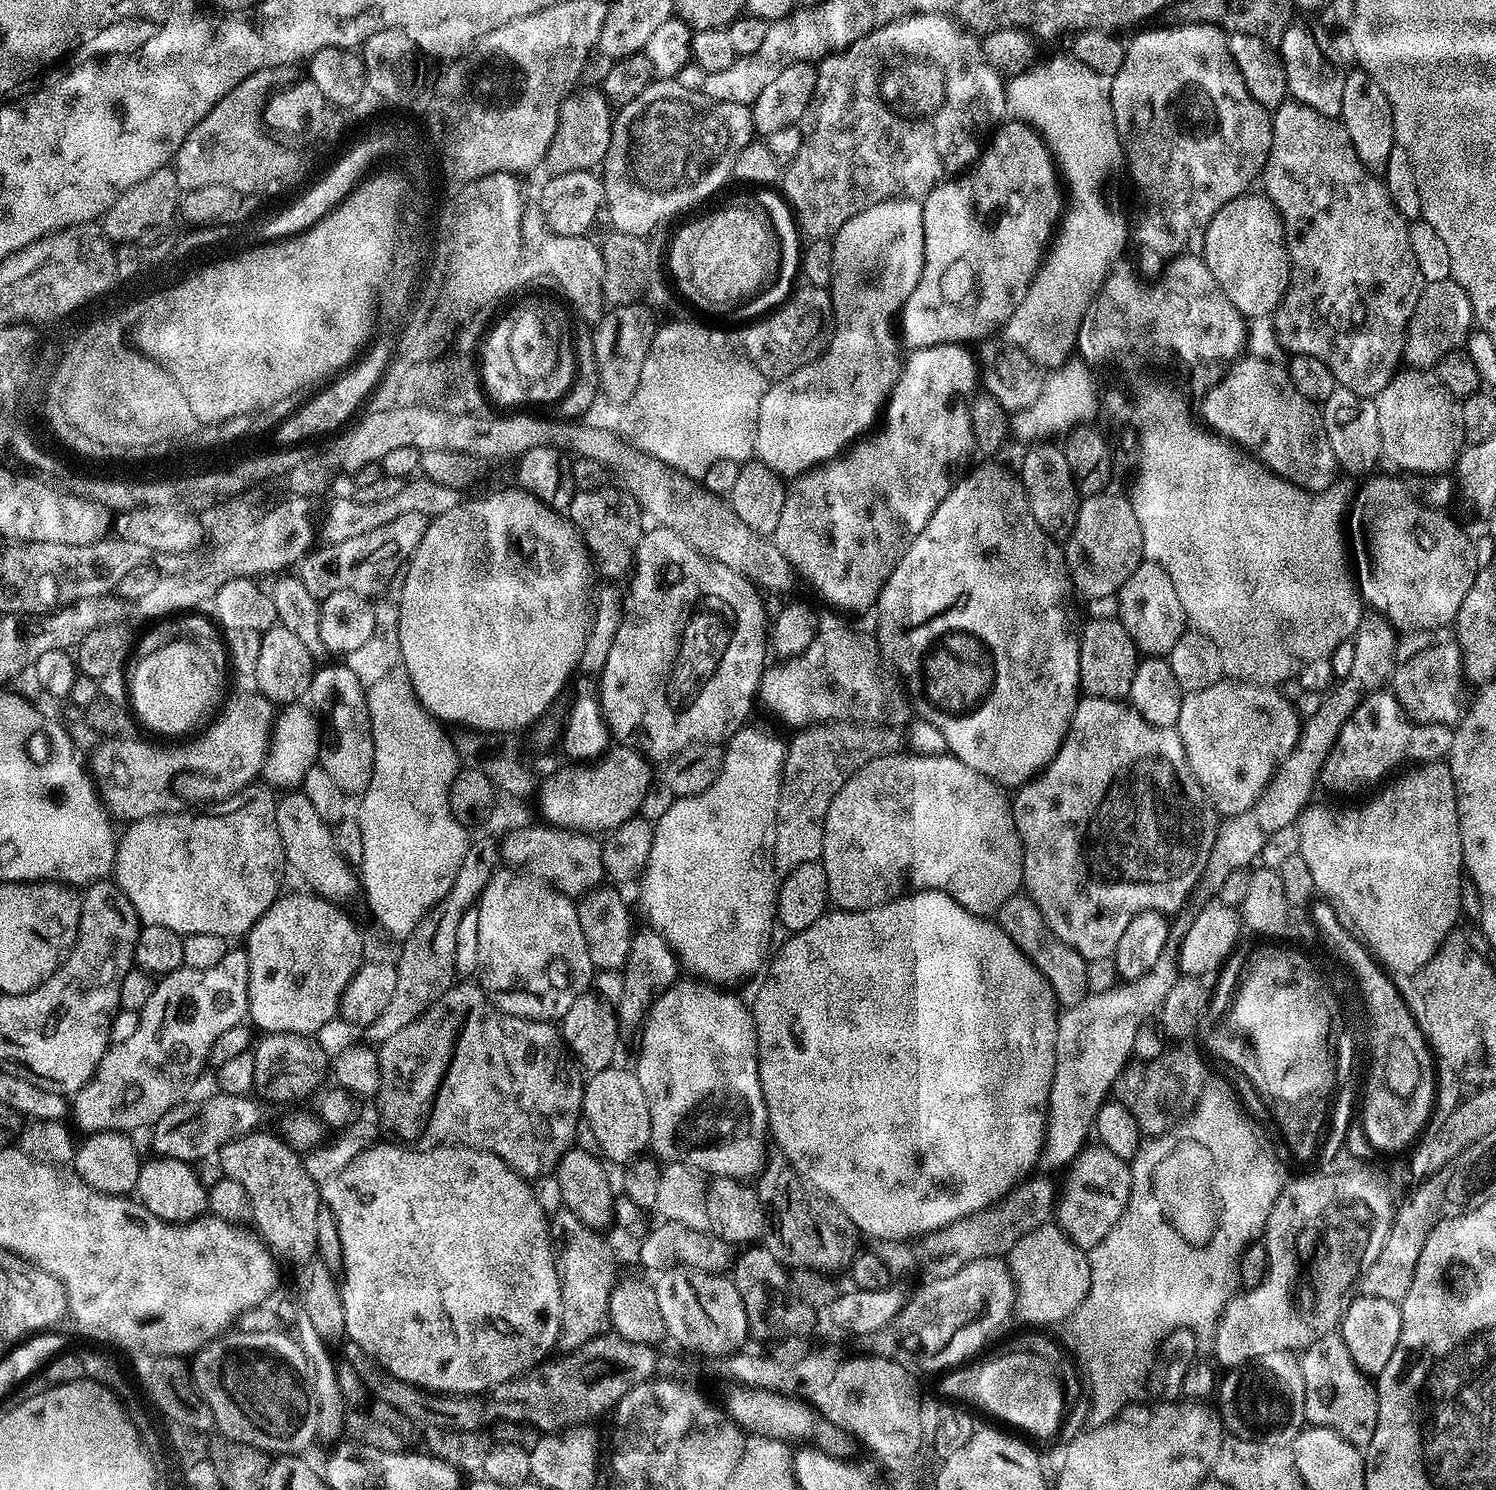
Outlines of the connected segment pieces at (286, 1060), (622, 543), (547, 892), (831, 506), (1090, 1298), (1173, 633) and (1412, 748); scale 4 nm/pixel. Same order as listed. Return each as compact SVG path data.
M289 1032L261 1035L254 1048L255 1095L261 1101L273 1100L276 1104L306 1099L330 1072L330 1056L328 1060L323 1046L316 1040L319 1039Z
M607 486L579 492L568 503L566 516L580 533L595 571L597 568L608 579L605 581L616 582L612 580L629 575L632 561L636 559L636 547L646 531L646 520L641 513L640 503L632 497L631 491L619 492L614 486Z
M501 866L496 869L490 882L486 882L475 907L478 910L478 966L476 972L478 973L478 983L484 993L488 995L489 1000L499 1011L511 1016L522 1016L526 1020L543 1020L545 1022L559 1021L573 1005L574 1000L589 991L588 983L591 982L592 975L594 975L594 969L590 962L590 950L586 950L586 937L582 934L582 925L578 923L578 910L573 897L562 895L545 881L535 879L523 871Z
M962 344L913 347L912 353L909 356L907 353L906 359L903 361L900 378L895 388L892 389L892 395L886 405L888 429L884 432L884 440L878 441L877 444L868 444L865 448L858 449L857 452L849 451L839 462L829 462L797 477L787 489L788 497L782 506L778 526L772 531L770 539L790 562L797 577L803 581L805 579L828 603L834 604L838 608L846 608L850 612L864 612L867 608L869 611L880 597L882 586L890 578L894 566L898 566L902 554L906 554L906 550L910 550L910 542L914 542L914 538L918 538L918 534L922 534L922 530L926 530L926 522L930 522L930 518L934 518L934 510L938 510L938 506L942 506L942 498L946 498L946 494L950 494L950 490L954 490L957 480L965 475L966 469L969 467L968 459L976 452L976 439L972 425L972 403L978 392L978 360L973 353L971 356L967 352L968 350Z
M1208 1086L1194 1111L1183 1123L1172 1128L1163 1136L1145 1139L1141 1143L1140 1149L1136 1151L1135 1158L1131 1160L1132 1189L1128 1199L1128 1209L1122 1214L1122 1218L1116 1223L1114 1230L1110 1230L1110 1234L1106 1234L1106 1238L1102 1238L1102 1242L1098 1242L1098 1246L1094 1246L1087 1253L1086 1291L1083 1293L1079 1310L1070 1320L1072 1332L1076 1335L1076 1352L1080 1355L1080 1364L1084 1367L1085 1378L1088 1379L1088 1396L1092 1399L1088 1404L1088 1412L1092 1415L1091 1423L1093 1425L1105 1424L1108 1420L1116 1419L1139 1397L1136 1395L1140 1391L1142 1393L1145 1391L1152 1361L1156 1359L1160 1343L1175 1328L1190 1328L1197 1334L1203 1334L1207 1328L1208 1331L1215 1329L1228 1301L1237 1291L1240 1253L1263 1233L1266 1222L1270 1218L1270 1210L1286 1183L1284 1168L1280 1165L1280 1160L1276 1157L1276 1152L1272 1149L1267 1134L1259 1126L1261 1125L1245 1111L1243 1104L1234 1095L1233 1089L1231 1092L1228 1088Z
M1144 559L1138 570L1134 570L1134 574L1130 574L1130 578L1126 578L1126 582L1120 587L1119 600L1120 625L1135 642L1137 653L1145 657L1167 657L1168 652L1174 650L1174 642L1178 642L1178 638L1182 638L1186 630L1182 601L1174 591L1174 582L1170 582L1170 574L1166 574L1162 566Z
M1391 690L1369 692L1350 714L1334 746L1326 754L1318 779L1319 787L1336 796L1356 796L1367 788L1375 789L1393 775L1391 772L1395 768L1428 766L1443 761L1452 748L1452 733L1453 729L1446 725L1413 721Z

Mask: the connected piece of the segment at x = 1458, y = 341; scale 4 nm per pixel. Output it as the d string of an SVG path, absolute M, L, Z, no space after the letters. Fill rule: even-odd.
M1451 279L1446 282L1430 282L1425 284L1420 291L1418 306L1414 306L1414 314L1408 323L1408 332L1404 336L1404 355L1403 363L1412 370L1432 370L1435 369L1436 363L1446 354L1459 352L1468 343L1469 336L1474 331L1474 321L1472 319L1472 307L1470 298L1462 286L1458 286L1456 281Z

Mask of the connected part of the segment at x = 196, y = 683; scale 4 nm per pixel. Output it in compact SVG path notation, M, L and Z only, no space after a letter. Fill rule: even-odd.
M175 640L154 654L141 656L132 672L131 711L135 719L156 732L176 736L200 720L200 715L220 696L217 661L186 640Z

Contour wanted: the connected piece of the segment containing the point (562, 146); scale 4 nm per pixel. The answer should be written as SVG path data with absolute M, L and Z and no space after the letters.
M584 86L570 93L562 102L556 133L548 147L546 160L549 165L552 163L551 171L590 172L599 169L610 146L613 119L610 101L599 87Z

